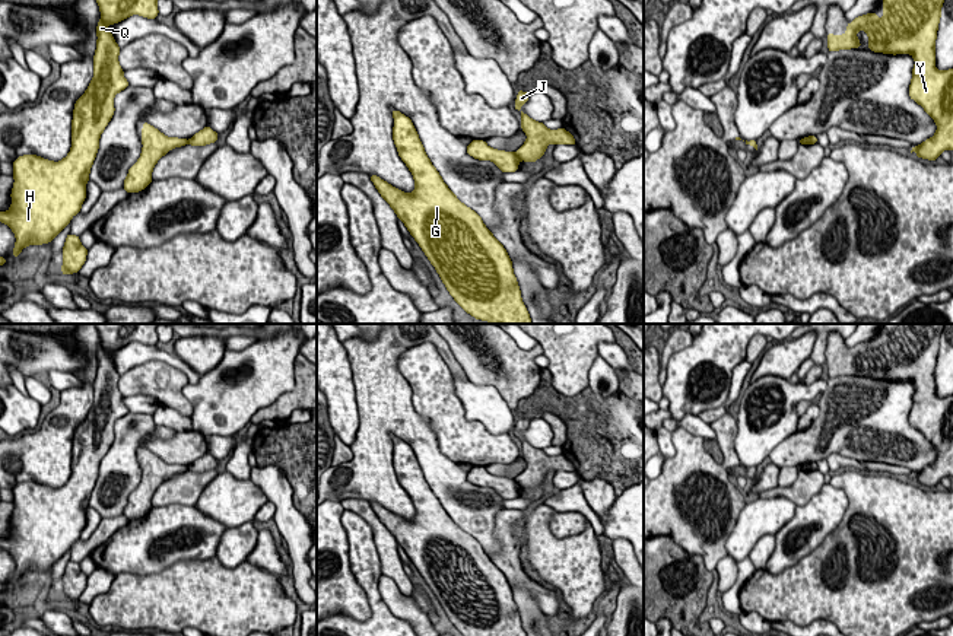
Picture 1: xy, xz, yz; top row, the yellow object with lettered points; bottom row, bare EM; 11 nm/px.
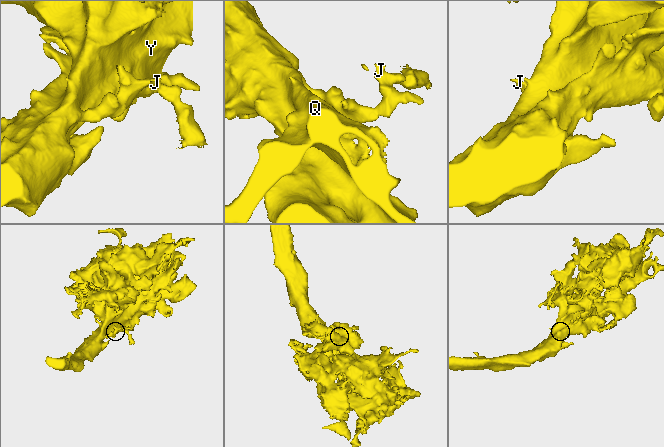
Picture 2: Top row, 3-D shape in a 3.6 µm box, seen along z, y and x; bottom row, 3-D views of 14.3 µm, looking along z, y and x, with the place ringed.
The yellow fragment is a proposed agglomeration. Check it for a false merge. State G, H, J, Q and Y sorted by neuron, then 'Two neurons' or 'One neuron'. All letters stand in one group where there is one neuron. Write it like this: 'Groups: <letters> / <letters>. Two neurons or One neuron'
Groups: G H Q Y / J. Two neurons

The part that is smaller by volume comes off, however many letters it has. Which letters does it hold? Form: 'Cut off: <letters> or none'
Cut off: J

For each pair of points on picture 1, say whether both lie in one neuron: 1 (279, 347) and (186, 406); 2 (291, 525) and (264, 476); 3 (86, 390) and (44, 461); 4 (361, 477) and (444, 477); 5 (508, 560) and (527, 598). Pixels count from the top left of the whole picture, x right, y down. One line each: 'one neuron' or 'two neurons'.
1: two neurons
2: one neuron
3: one neuron
4: one neuron
5: two neurons

